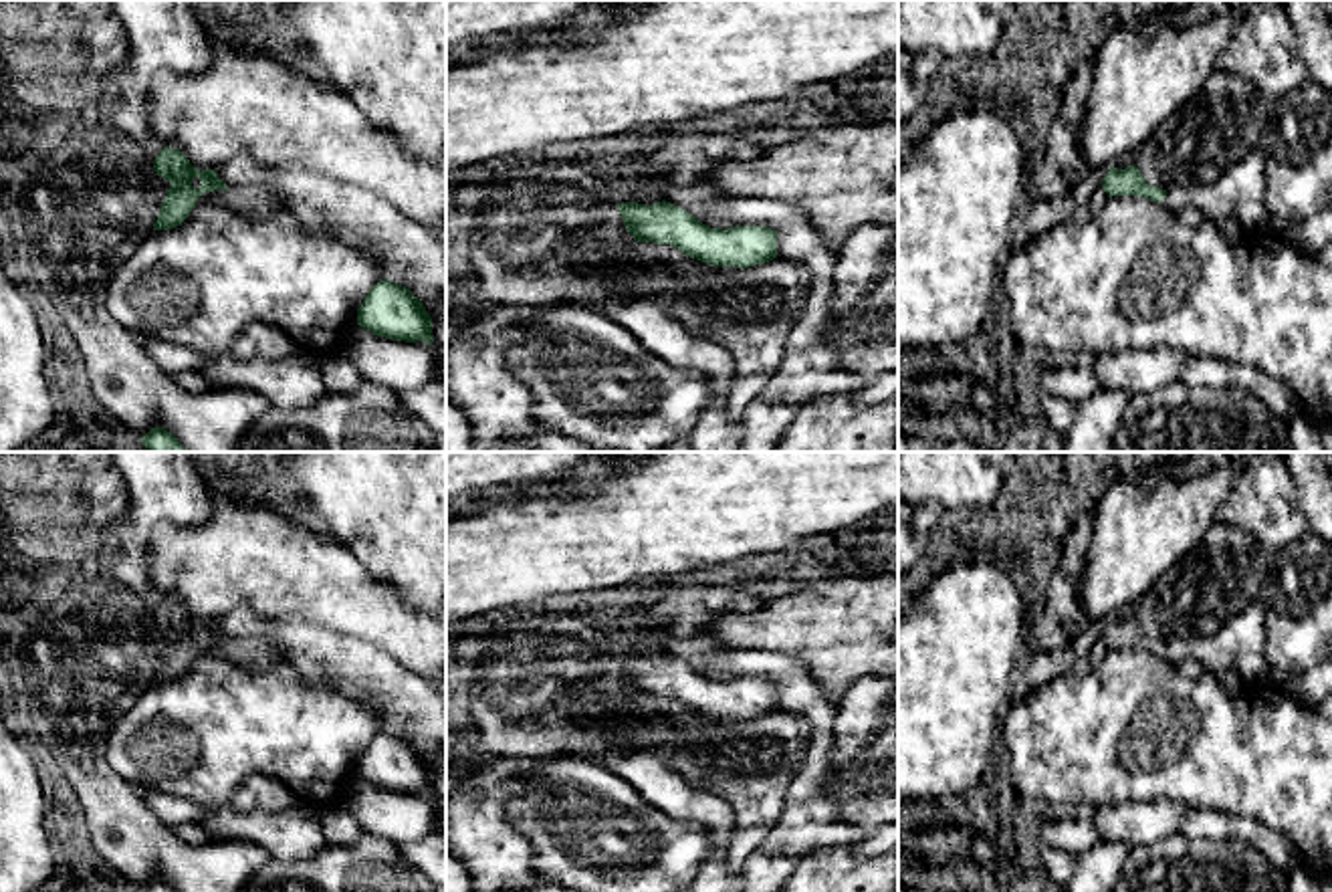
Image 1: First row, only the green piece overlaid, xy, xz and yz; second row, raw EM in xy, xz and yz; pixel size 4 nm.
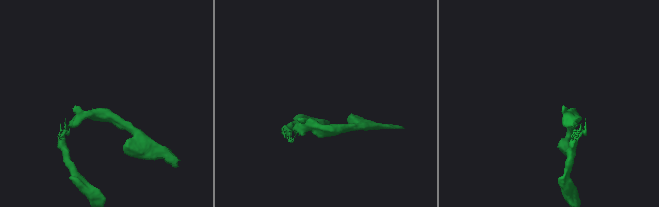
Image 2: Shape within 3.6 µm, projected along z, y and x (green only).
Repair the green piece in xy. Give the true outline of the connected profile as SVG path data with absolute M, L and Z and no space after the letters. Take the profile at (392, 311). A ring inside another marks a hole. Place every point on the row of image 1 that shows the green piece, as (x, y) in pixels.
M385 278L363 299L357 309L357 325L394 341L430 345L434 341L432 317L424 303L410 289Z

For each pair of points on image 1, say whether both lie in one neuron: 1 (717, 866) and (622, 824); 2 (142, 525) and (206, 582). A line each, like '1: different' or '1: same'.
1: different
2: different

